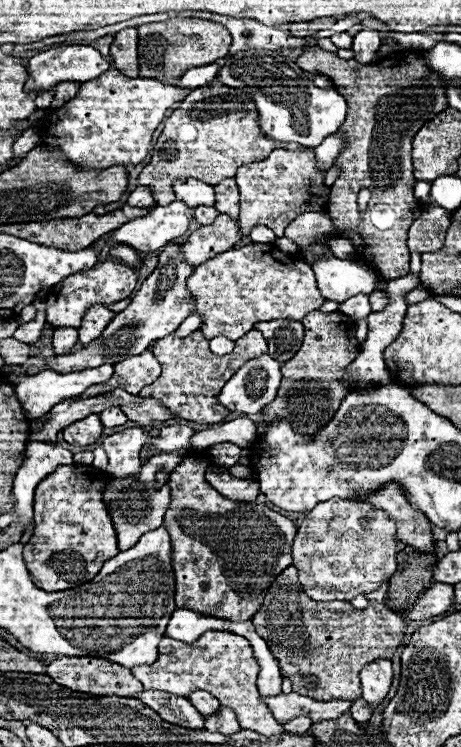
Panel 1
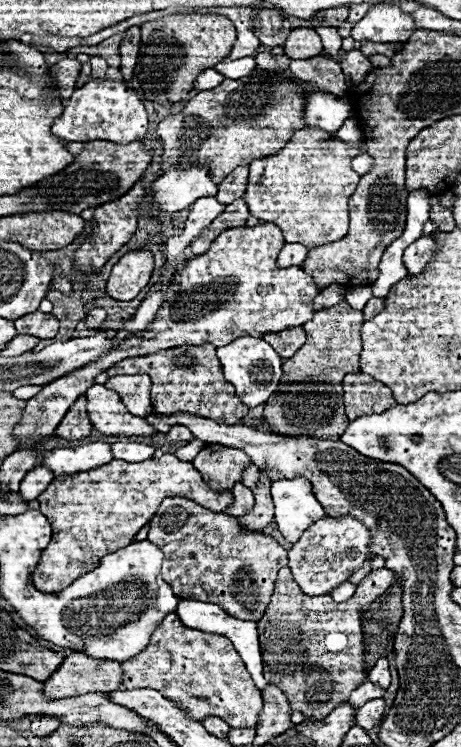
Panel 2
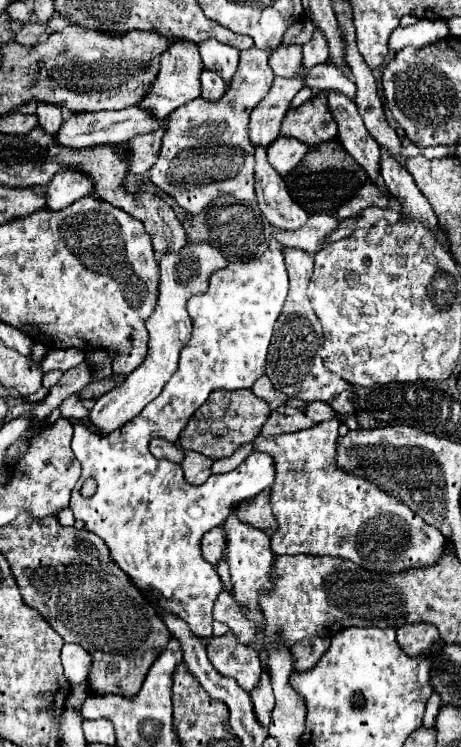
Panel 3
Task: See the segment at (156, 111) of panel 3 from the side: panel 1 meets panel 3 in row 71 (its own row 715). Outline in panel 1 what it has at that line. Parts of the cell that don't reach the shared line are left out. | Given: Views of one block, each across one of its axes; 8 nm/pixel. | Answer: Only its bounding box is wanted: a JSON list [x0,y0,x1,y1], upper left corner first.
[136,690,204,730]

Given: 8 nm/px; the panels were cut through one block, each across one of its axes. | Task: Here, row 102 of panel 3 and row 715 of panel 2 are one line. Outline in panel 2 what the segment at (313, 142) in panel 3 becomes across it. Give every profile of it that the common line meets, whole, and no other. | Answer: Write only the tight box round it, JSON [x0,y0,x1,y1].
[258,566,366,720]

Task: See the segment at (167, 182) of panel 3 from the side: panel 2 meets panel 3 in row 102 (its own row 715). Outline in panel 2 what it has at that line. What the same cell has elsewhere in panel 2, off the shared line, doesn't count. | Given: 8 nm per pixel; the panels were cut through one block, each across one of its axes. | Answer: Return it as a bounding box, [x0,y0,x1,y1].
[122,614,262,728]

